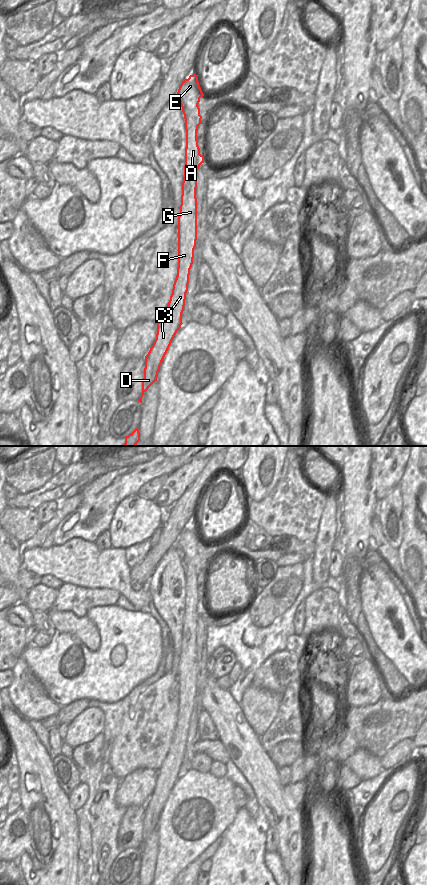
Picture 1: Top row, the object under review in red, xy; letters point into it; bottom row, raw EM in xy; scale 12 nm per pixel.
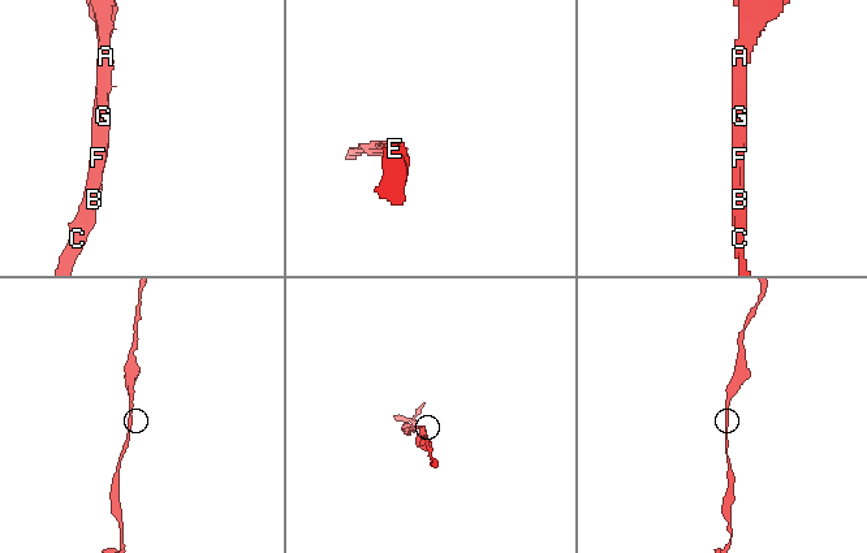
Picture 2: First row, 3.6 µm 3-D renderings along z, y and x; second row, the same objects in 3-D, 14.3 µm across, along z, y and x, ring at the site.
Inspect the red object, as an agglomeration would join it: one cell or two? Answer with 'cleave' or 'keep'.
keep

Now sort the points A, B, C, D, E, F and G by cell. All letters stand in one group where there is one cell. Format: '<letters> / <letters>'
A B C D E F G

